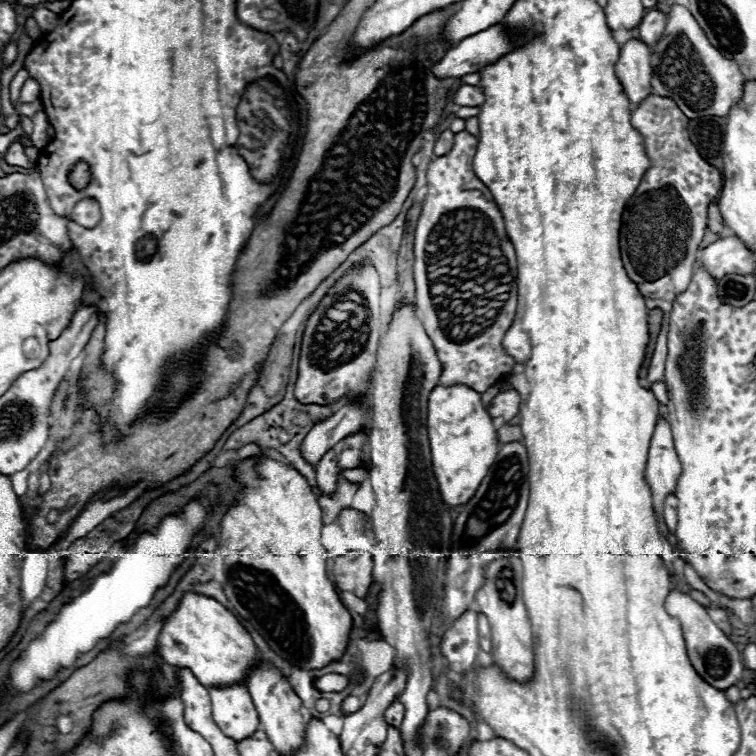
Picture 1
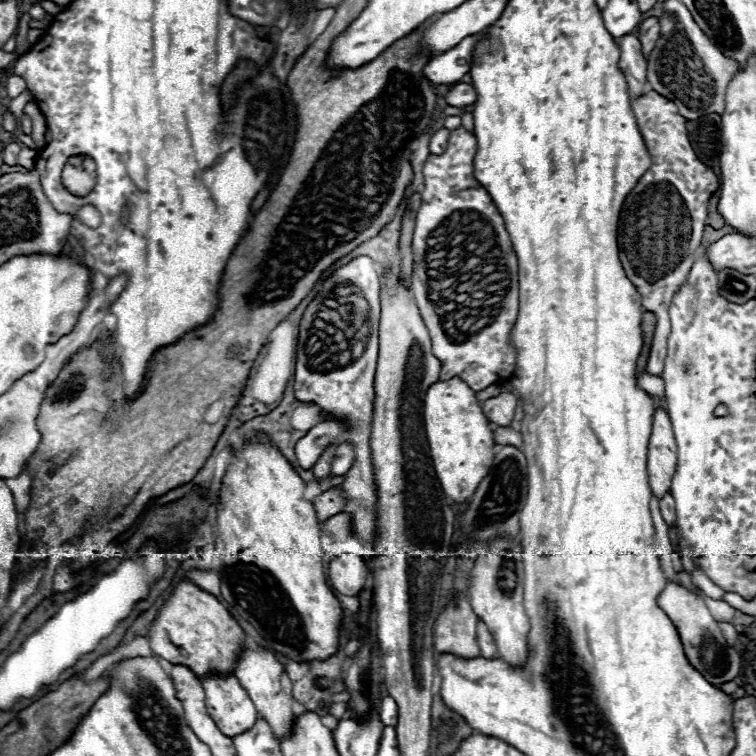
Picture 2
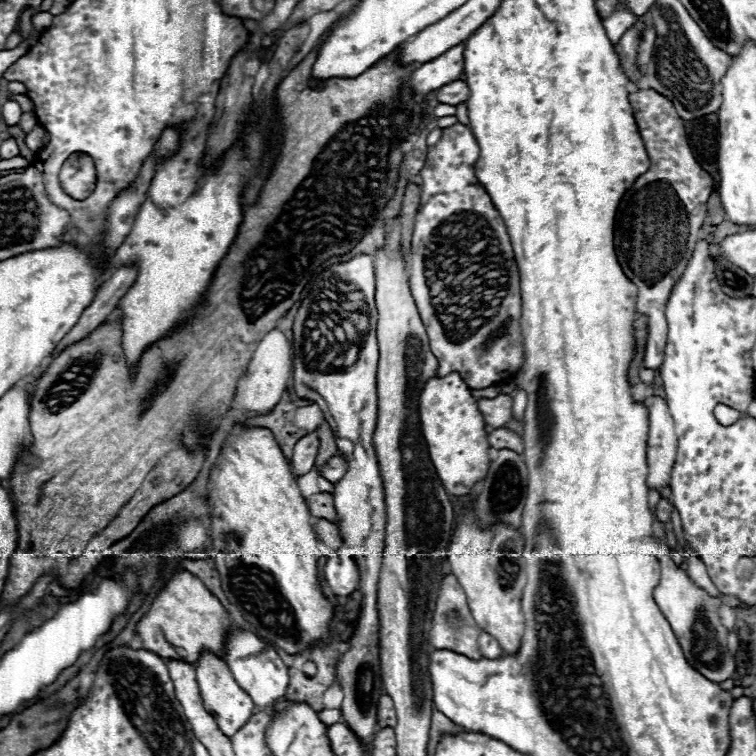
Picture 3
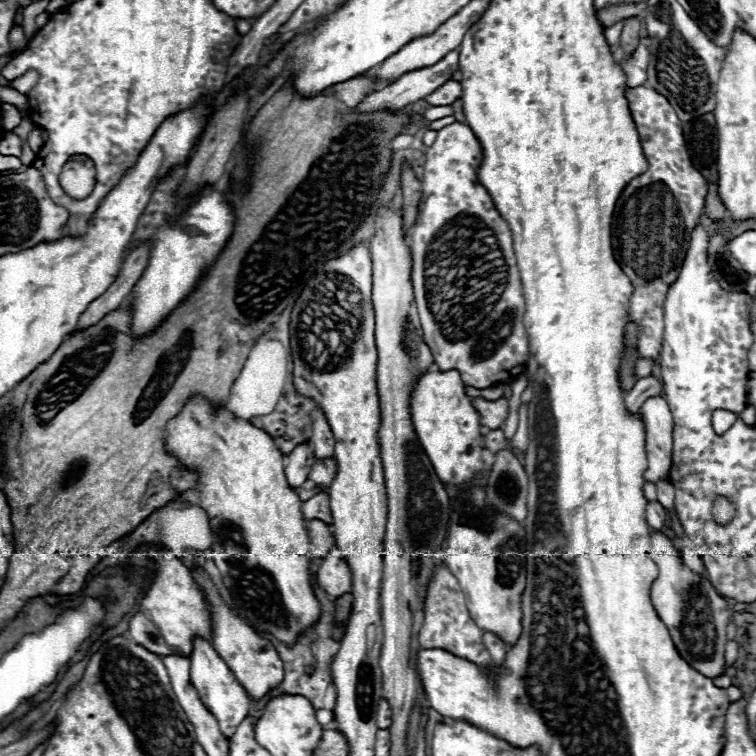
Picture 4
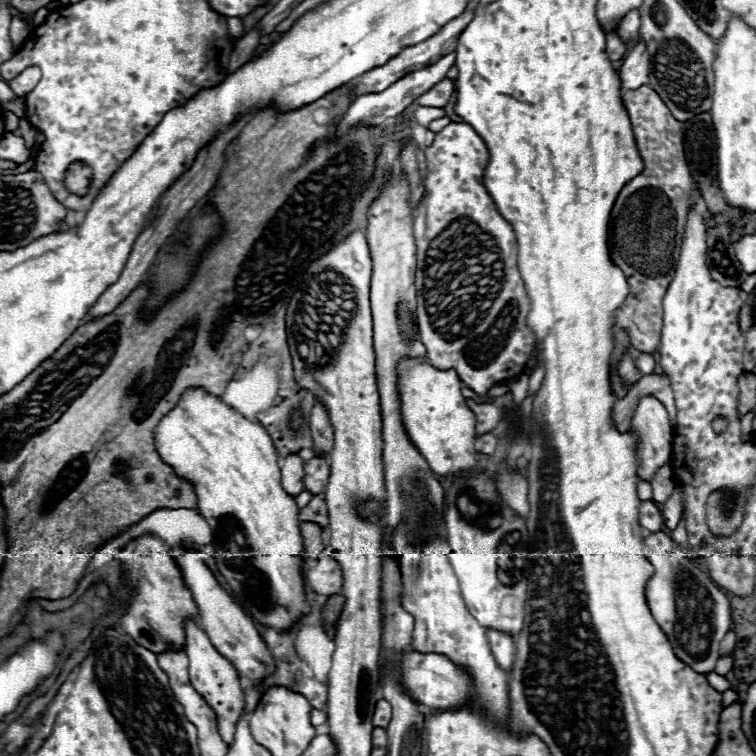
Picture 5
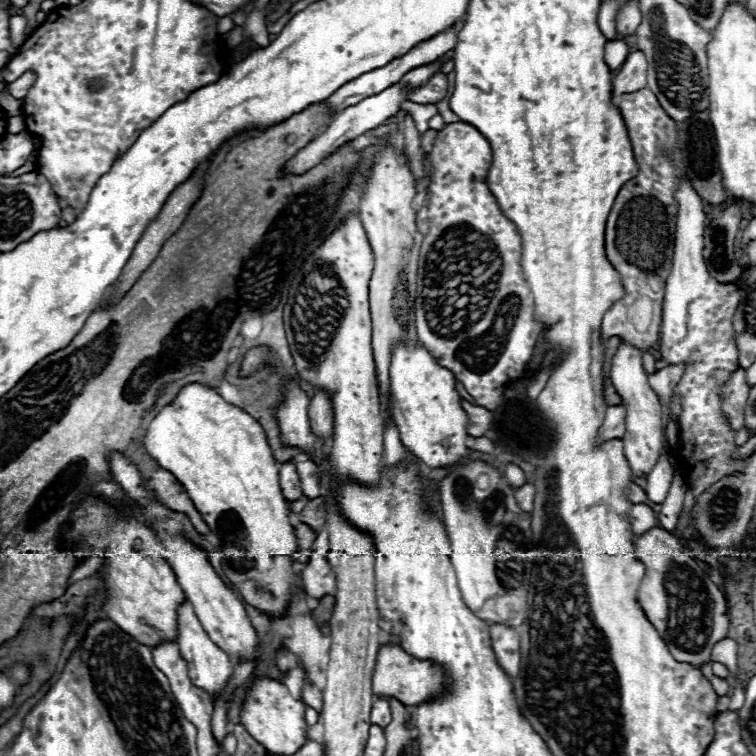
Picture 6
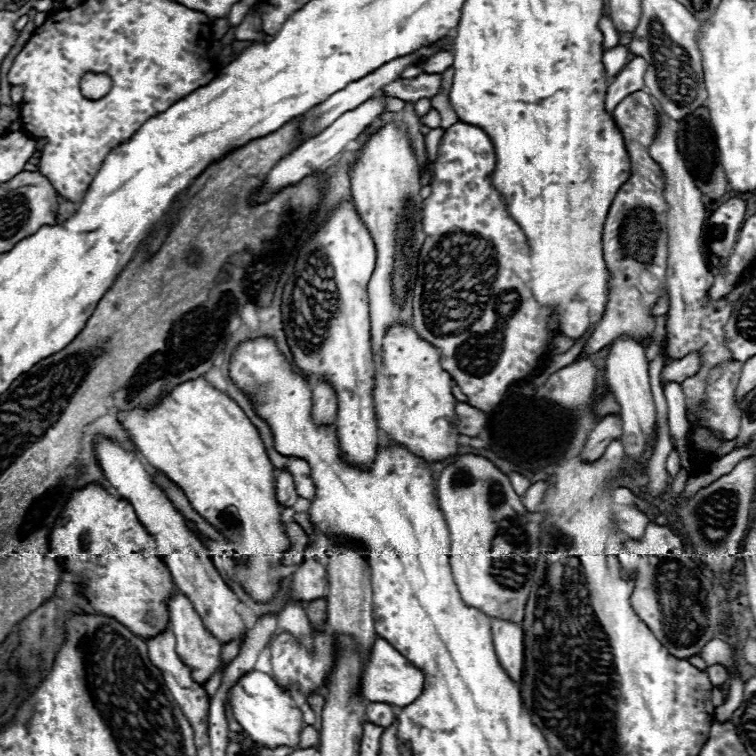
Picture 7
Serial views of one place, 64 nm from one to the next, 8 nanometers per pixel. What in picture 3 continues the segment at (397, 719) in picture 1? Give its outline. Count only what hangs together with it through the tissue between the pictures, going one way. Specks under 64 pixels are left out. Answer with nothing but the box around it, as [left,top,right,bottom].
[378,696,396,728]

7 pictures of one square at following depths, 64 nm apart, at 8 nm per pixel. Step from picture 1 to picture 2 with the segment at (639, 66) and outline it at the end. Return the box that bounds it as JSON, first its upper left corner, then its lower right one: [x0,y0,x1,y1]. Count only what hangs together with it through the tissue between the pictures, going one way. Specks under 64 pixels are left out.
[618,34,648,98]

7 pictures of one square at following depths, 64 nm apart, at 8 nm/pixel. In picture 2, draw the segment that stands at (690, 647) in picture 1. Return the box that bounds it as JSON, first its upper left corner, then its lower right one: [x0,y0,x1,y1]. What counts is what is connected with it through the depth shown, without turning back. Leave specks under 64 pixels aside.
[658,582,742,686]

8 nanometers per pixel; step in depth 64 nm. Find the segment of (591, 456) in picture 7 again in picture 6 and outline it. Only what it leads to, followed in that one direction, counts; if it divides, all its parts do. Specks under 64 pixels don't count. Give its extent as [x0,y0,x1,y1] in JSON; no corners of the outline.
[600,404,626,440]

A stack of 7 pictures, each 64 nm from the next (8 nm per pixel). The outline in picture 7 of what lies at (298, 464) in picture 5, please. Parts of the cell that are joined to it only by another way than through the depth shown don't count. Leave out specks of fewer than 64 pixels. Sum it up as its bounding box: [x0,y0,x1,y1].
[276,470,300,508]

